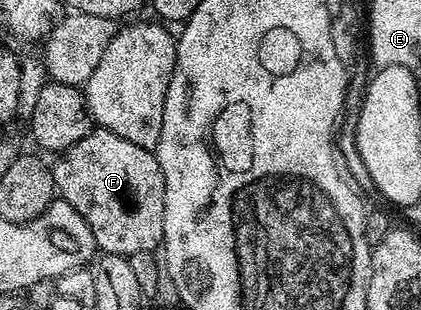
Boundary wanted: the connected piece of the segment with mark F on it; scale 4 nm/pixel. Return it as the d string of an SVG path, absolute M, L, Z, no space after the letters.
M96 127L78 143L74 143L74 147L65 149L57 161L60 162L53 164L51 171L59 200L70 203L70 207L74 207L74 211L86 219L90 231L94 231L97 250L129 258L135 252L153 252L161 248L164 239L166 183L153 150L138 147L114 135L109 129Z

